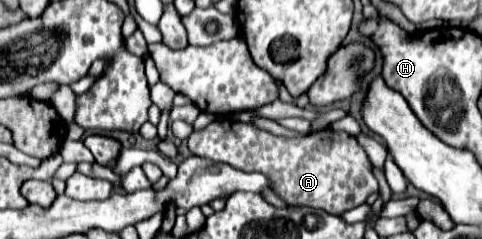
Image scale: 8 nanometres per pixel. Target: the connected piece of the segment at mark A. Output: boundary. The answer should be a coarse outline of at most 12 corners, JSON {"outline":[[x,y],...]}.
{"outline":[[220,120],[196,156],[266,174],[288,206],[340,216],[378,192],[354,136],[286,140]]}

